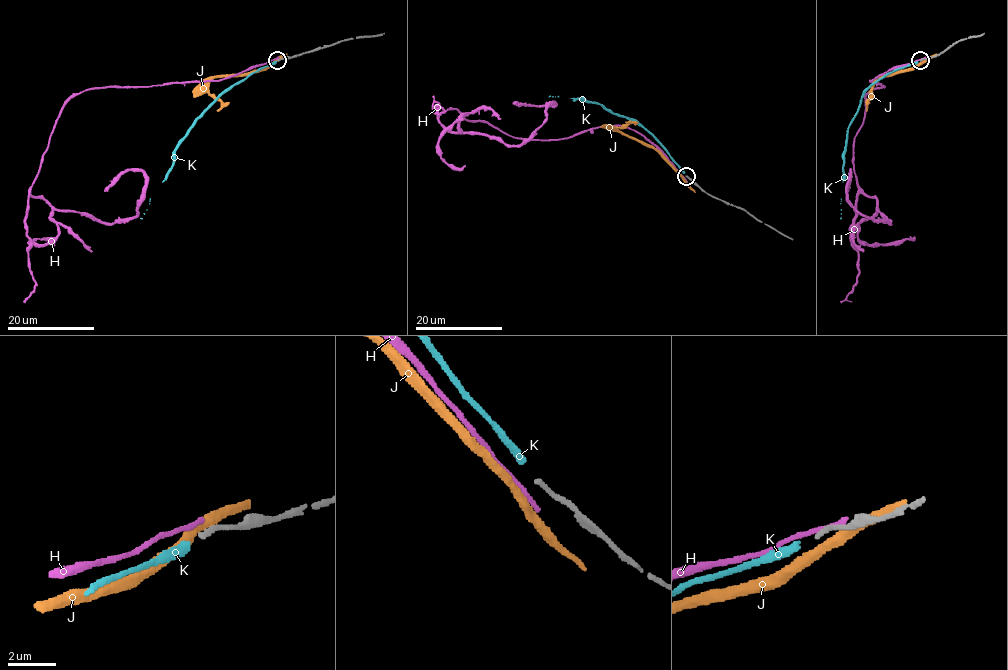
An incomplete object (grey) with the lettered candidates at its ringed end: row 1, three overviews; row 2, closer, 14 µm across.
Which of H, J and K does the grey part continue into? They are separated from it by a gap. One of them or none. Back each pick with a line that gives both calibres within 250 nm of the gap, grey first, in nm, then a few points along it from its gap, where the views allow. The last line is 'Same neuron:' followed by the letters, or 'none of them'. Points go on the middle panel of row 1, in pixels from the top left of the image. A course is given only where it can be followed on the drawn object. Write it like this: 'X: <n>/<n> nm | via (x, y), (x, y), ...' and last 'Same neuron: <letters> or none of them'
K: 180/320 nm | via (684, 173), (658, 141), (631, 119), (584, 99), (549, 97)
Same neuron: K

